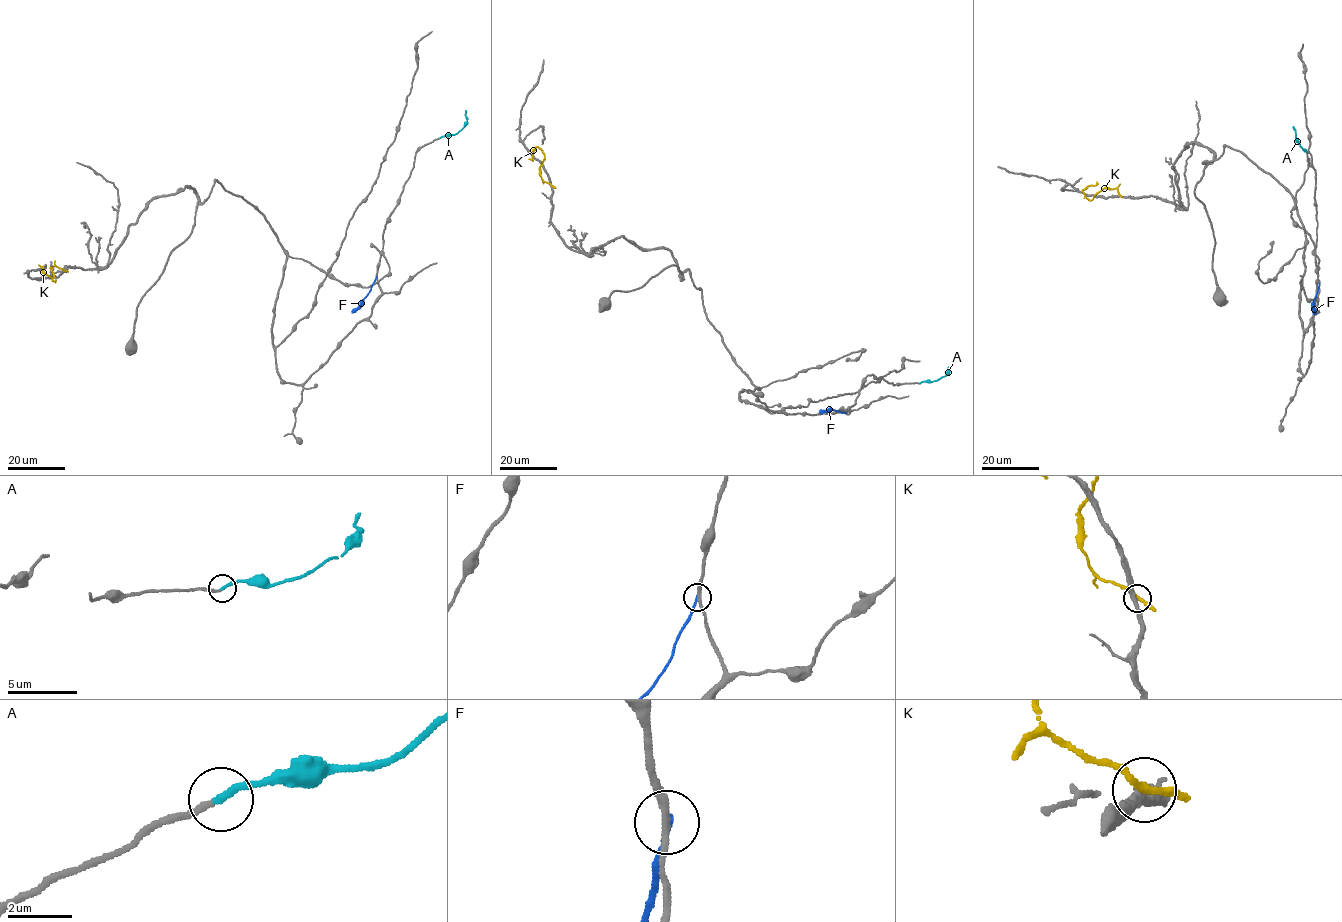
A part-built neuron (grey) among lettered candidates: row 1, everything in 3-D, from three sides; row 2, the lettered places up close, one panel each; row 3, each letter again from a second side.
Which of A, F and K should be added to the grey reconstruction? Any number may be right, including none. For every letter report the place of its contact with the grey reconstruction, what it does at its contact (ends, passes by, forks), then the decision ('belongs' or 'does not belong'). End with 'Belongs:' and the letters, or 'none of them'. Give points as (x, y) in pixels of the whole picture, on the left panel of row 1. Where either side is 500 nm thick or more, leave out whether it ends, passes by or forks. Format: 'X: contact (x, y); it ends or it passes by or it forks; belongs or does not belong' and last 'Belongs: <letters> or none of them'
A: contact (440, 137); it ends; belongs
F: contact (376, 277); it ends; does not belong
K: contact (64, 271); it passes by; does not belong
Belongs: A

